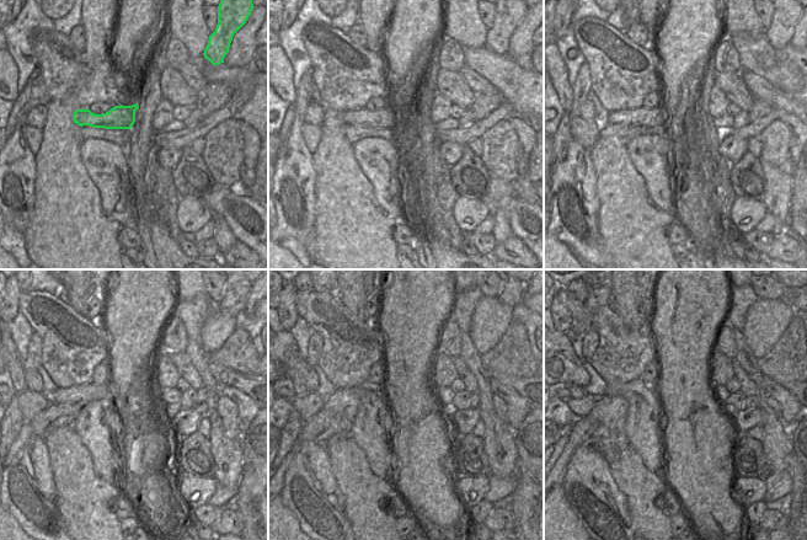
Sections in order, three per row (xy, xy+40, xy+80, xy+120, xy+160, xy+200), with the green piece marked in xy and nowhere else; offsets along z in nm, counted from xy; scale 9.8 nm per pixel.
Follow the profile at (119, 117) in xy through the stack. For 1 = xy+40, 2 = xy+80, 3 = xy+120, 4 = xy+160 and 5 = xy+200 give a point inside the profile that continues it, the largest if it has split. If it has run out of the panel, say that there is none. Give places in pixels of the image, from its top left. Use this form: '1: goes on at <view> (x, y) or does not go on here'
1: goes on at xy+40 (383, 118)
2: goes on at xy+80 (651, 118)
3: goes on at xy+120 (80, 395)
4: goes on at xy+160 (343, 404)
5: goes on at xy+200 (610, 412)

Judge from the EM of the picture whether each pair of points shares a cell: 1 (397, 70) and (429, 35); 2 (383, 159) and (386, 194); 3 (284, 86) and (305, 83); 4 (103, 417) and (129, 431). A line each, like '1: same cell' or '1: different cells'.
1: same cell
2: same cell
3: different cells
4: different cells

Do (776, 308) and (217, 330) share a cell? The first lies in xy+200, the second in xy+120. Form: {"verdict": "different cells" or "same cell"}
{"verdict": "same cell"}

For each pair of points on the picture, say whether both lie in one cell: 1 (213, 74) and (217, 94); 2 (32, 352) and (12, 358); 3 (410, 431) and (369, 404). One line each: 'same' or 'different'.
1: different
2: different
3: different

